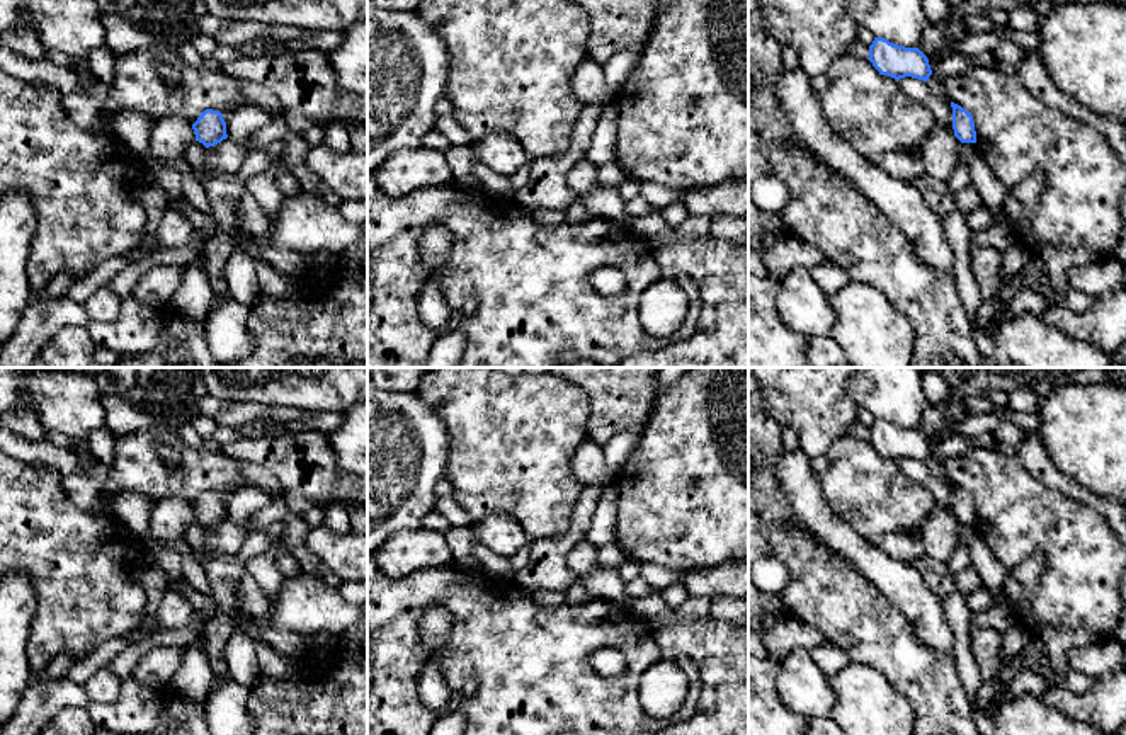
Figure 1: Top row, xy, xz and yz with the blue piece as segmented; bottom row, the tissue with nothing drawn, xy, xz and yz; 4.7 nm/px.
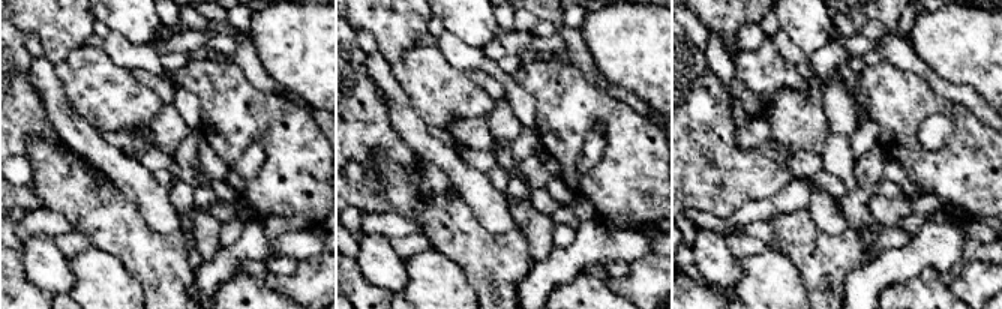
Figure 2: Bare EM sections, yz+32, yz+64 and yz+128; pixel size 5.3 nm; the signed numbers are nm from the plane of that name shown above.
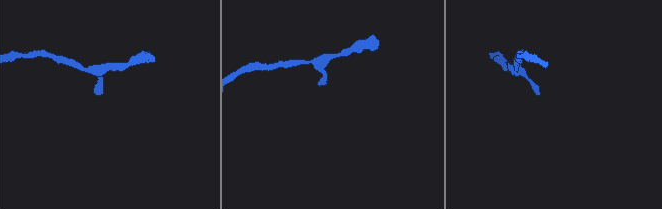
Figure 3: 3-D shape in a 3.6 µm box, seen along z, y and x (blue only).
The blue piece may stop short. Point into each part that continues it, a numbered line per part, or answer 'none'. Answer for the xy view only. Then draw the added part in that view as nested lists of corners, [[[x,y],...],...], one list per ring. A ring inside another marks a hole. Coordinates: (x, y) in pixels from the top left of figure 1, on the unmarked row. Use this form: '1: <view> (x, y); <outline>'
none

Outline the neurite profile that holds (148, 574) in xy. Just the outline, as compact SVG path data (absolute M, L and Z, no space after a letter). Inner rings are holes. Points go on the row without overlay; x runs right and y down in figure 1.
M145 560L141 565L138 565L134 568L134 578L146 594L146 606L141 626L146 630L153 630L156 609L172 582L163 573L163 570L155 563L155 560Z

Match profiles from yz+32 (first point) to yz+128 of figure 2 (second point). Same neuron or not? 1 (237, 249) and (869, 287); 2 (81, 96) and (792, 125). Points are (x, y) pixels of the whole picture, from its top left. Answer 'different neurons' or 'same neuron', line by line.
1: same neuron
2: different neurons

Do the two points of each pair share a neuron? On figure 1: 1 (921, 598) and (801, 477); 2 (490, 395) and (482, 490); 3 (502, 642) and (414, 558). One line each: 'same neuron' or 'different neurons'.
1: same neuron
2: same neuron
3: different neurons

